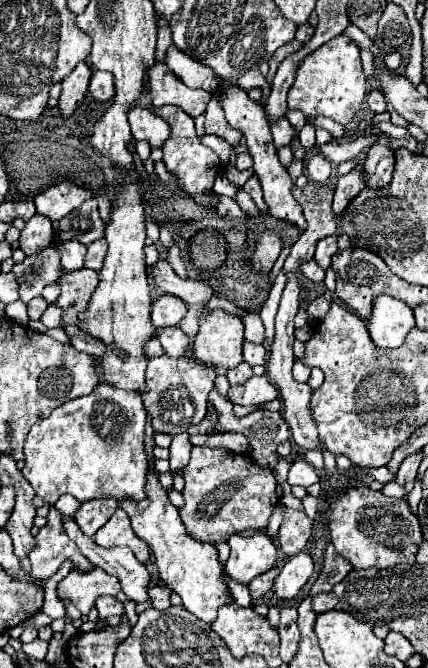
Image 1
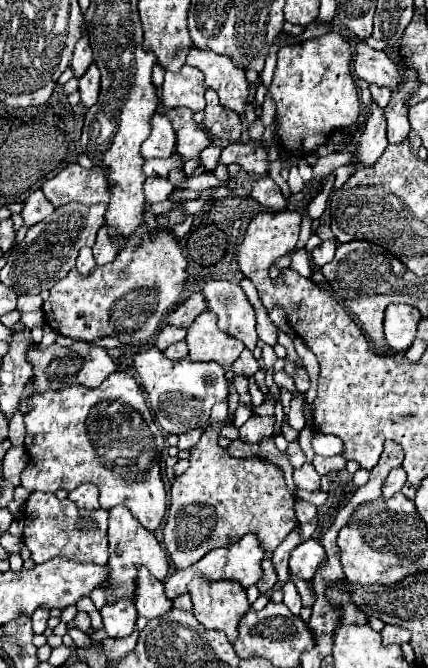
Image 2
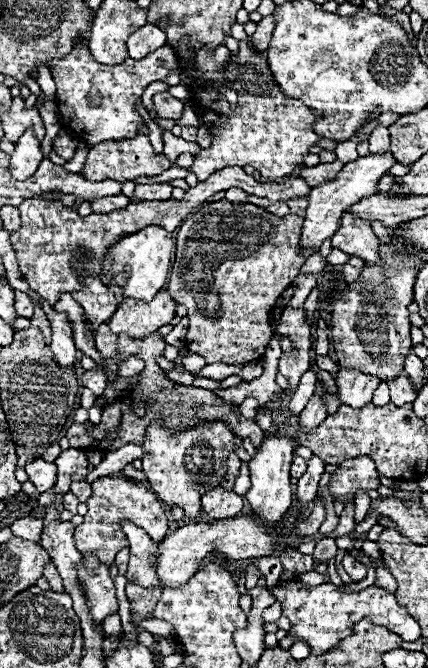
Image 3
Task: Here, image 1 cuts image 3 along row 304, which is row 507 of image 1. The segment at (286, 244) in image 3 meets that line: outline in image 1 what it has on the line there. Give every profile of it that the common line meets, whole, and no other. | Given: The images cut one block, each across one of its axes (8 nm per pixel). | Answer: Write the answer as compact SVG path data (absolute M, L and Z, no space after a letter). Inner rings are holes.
M200 446L192 448L190 462L182 470L182 478L186 480L182 496L186 500L186 506L180 510L180 518L186 530L190 532L190 536L196 536L196 540L202 542L218 544L218 542L226 542L230 534L250 530L250 528L264 528L268 524L270 514L274 512L274 500L276 500L274 484L262 482L262 476L266 474L272 472L256 466L248 454L234 454L228 448L200 448Z

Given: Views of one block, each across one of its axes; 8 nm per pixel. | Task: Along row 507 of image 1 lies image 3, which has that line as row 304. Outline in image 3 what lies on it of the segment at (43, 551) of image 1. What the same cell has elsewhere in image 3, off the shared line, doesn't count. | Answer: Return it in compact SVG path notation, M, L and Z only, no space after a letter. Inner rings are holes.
M224 166L218 172L214 172L206 181L198 184L186 192L182 200L146 200L146 202L130 202L122 210L114 210L108 214L90 214L90 216L80 216L76 210L64 206L60 202L60 194L56 192L54 202L48 202L42 196L34 196L24 200L18 208L22 214L22 224L20 230L10 232L10 244L16 252L20 272L24 280L30 284L32 290L36 290L50 306L54 306L60 298L62 292L72 292L82 288L78 284L78 278L72 272L74 264L86 264L94 276L100 276L102 272L102 252L118 240L118 236L126 236L130 232L136 232L138 228L146 226L162 226L166 230L176 230L186 217L192 214L194 208L198 208L202 202L206 202L210 196L216 192L224 192L228 188L242 188L248 194L264 196L270 198L272 202L288 202L300 196L310 194L310 186L306 180L300 178L286 178L278 182L256 182L252 176L248 176L242 168L238 166Z

